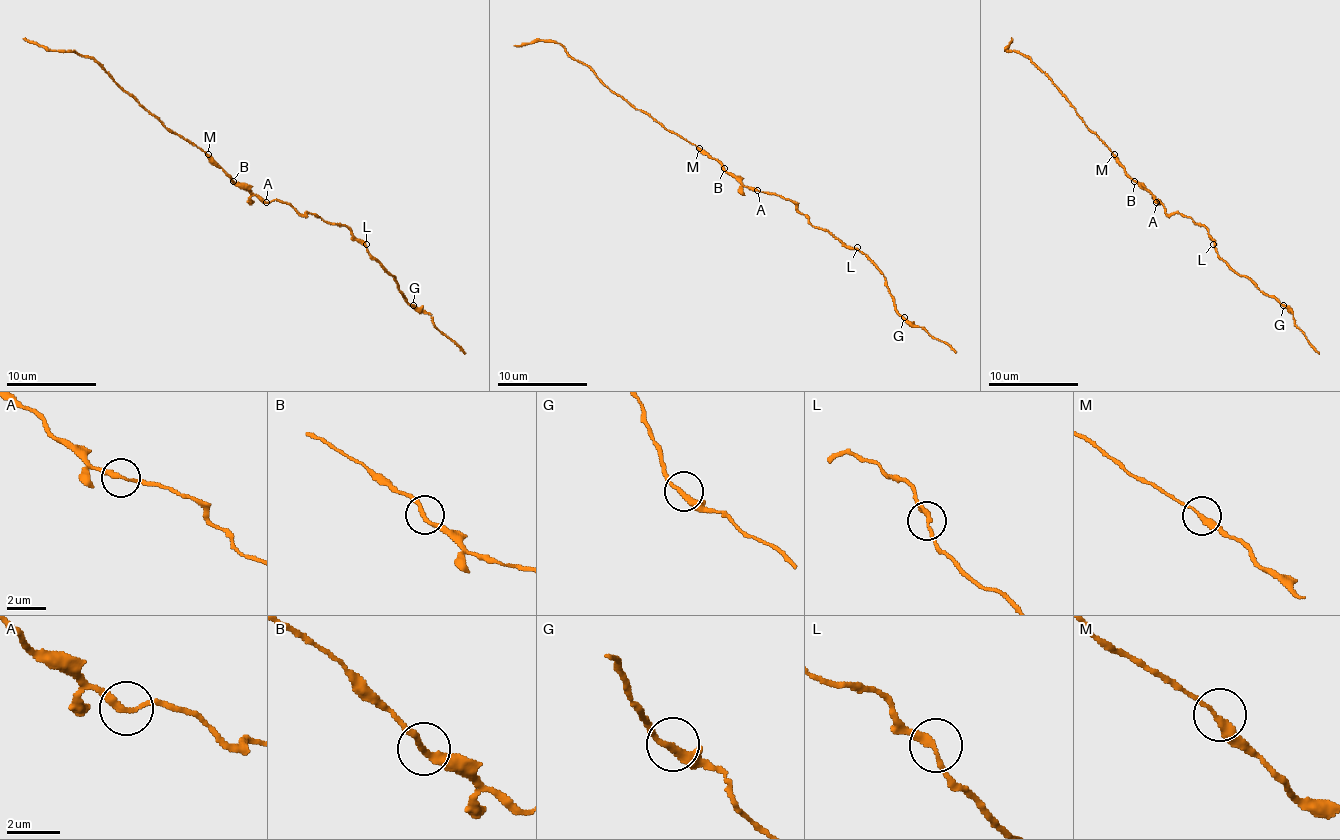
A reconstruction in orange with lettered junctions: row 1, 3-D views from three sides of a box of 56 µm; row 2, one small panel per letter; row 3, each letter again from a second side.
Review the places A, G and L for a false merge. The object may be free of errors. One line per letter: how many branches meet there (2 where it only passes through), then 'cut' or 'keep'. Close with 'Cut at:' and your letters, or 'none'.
A: branches 2; keep
G: branches 2; keep
L: branches 2; keep
Cut at: none

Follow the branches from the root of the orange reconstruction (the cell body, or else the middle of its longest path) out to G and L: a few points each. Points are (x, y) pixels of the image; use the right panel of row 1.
G: (1155, 199), (1168, 215), (1182, 212), (1202, 226), (1211, 237), (1216, 253), (1227, 264), (1283, 305)
L: (1155, 199), (1168, 215), (1182, 212), (1202, 226), (1213, 244)

